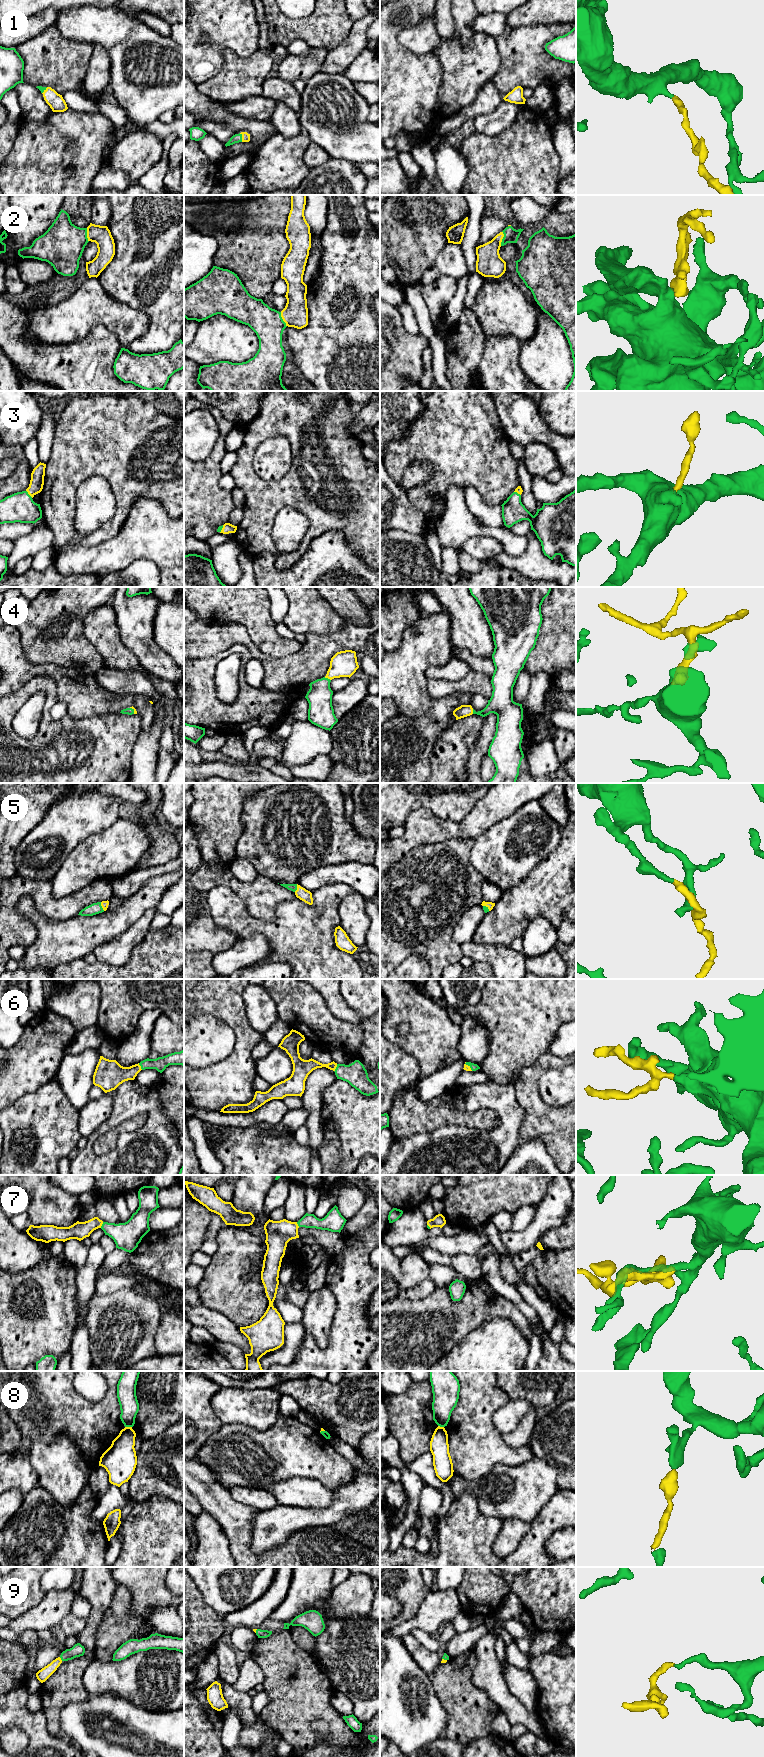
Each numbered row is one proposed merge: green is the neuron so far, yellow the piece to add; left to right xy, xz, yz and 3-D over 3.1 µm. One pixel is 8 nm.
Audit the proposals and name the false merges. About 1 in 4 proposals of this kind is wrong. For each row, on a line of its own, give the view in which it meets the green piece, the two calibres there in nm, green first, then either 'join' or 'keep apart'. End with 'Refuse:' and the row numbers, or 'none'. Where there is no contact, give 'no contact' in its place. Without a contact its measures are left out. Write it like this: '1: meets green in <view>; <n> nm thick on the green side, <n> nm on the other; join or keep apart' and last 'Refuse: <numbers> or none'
1: meets green in xz; 70 nm thick on the green side, 60 nm on the other; join
2: meets green in xz; 240 nm thick on the green side, 200 nm on the other; join
3: meets green in xy; 240 nm thick on the green side, 110 nm on the other; join
4: meets green in xz; 200 nm thick on the green side, 200 nm on the other; join
5: meets green in xy; 90 nm thick on the green side, 60 nm on the other; join
6: meets green in xz; 180 nm thick on the green side, 120 nm on the other; join
7: meets green in xy; 220 nm thick on the green side, 140 nm on the other; join
8: meets green in xy; 160 nm thick on the green side, 240 nm on the other; keep apart
9: meets green in xy; 100 nm thick on the green side, 100 nm on the other; join
Refuse: 8

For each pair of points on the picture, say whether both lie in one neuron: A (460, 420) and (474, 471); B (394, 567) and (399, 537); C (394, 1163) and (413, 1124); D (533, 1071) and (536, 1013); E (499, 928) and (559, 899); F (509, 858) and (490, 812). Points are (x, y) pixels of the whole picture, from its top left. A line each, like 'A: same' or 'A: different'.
A: same
B: same
C: different
D: different
E: same
F: different

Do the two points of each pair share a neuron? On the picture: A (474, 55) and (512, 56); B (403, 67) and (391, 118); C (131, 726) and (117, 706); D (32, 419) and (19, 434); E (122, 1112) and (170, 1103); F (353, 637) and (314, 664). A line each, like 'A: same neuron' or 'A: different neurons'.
A: different neurons
B: same neuron
C: different neurons
D: same neuron
E: different neurons
F: same neuron

